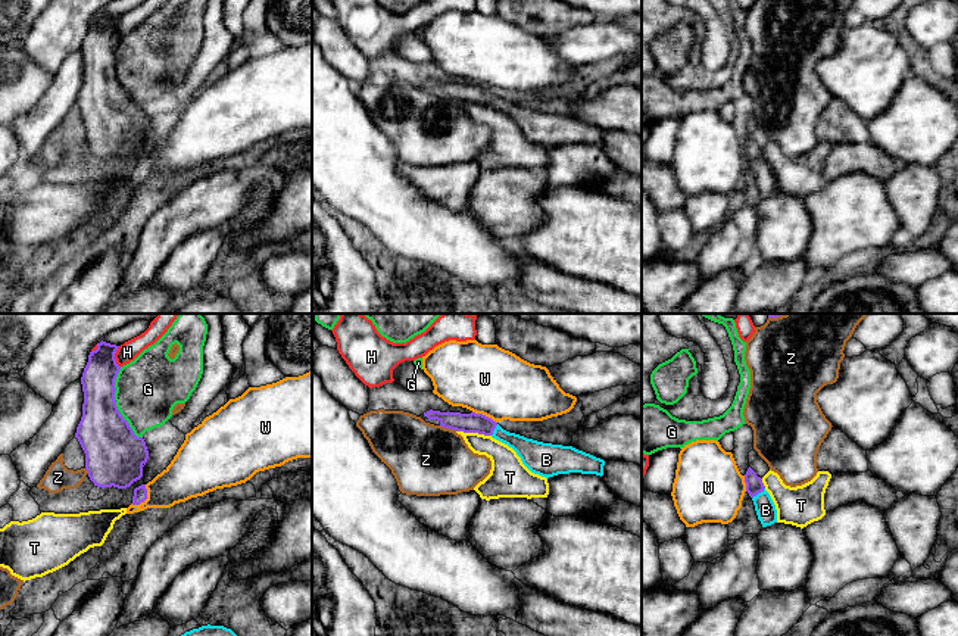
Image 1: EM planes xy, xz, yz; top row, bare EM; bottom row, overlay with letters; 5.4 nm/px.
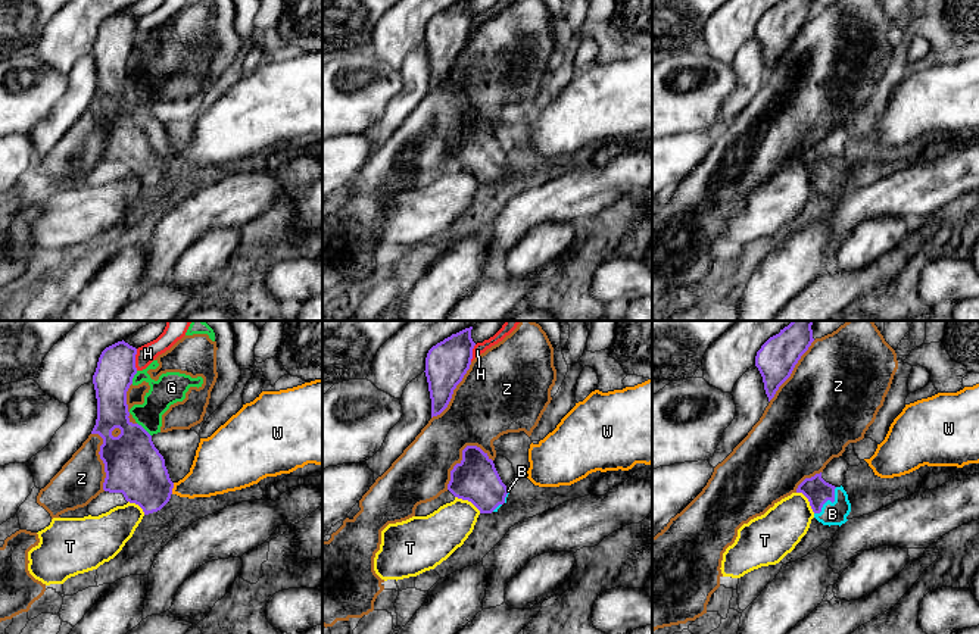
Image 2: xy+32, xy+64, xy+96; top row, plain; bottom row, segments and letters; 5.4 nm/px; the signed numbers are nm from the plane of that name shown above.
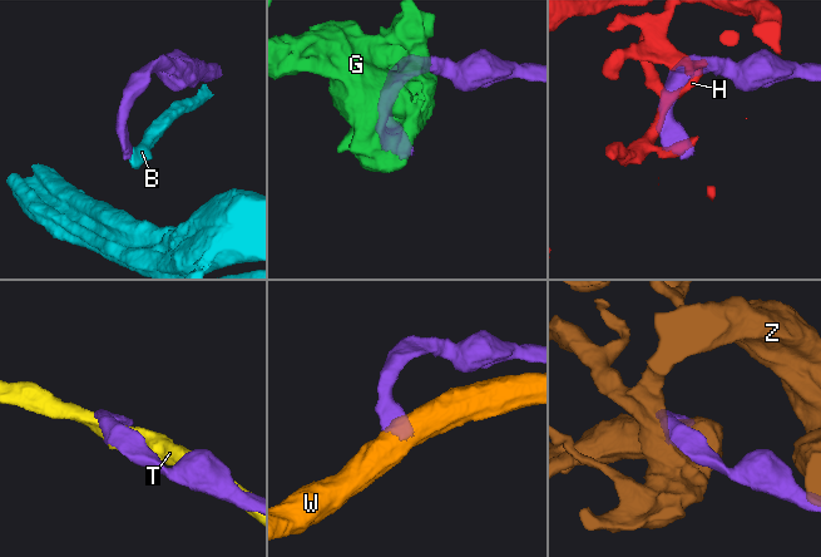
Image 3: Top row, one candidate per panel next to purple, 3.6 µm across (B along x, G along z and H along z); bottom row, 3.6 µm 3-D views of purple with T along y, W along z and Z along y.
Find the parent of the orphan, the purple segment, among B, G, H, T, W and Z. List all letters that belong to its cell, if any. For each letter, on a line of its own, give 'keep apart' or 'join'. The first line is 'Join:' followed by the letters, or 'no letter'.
Join: B
B: join
G: keep apart
H: keep apart
T: keep apart
W: keep apart
Z: keep apart

